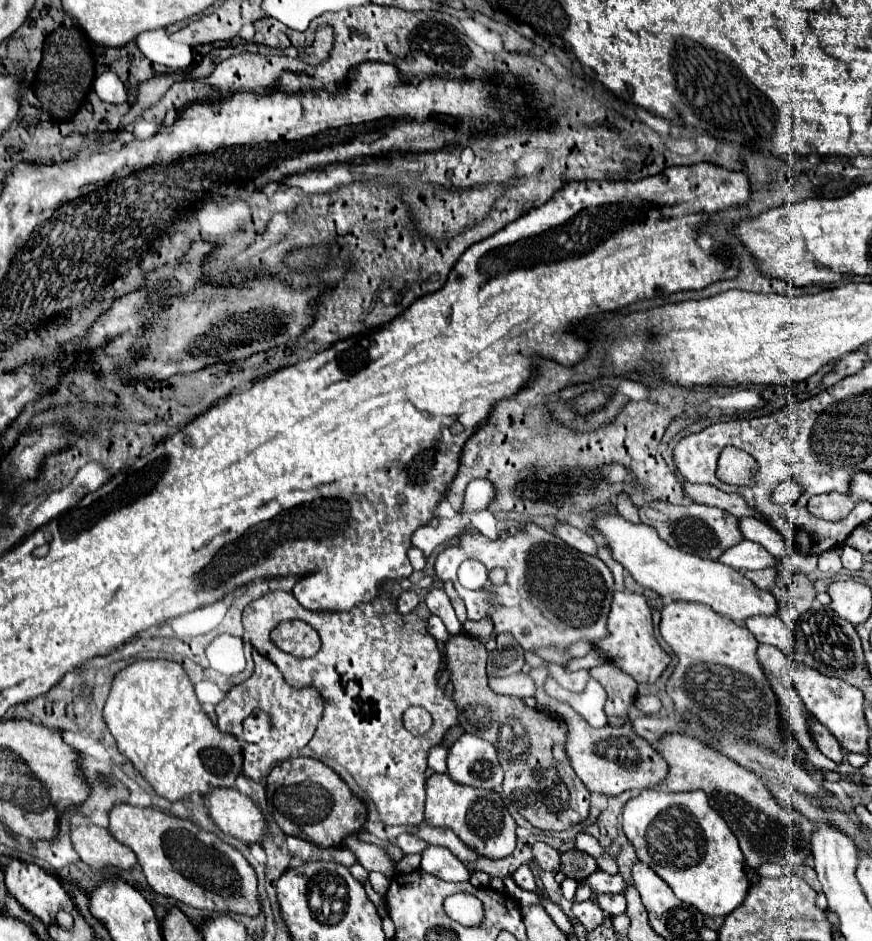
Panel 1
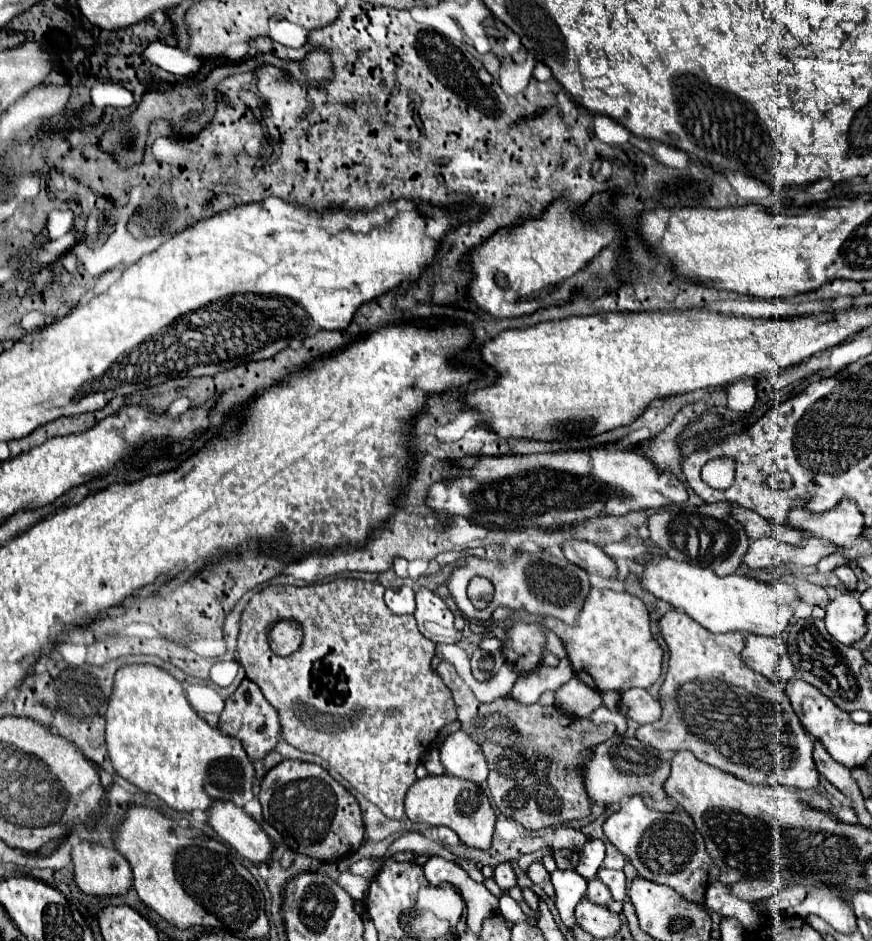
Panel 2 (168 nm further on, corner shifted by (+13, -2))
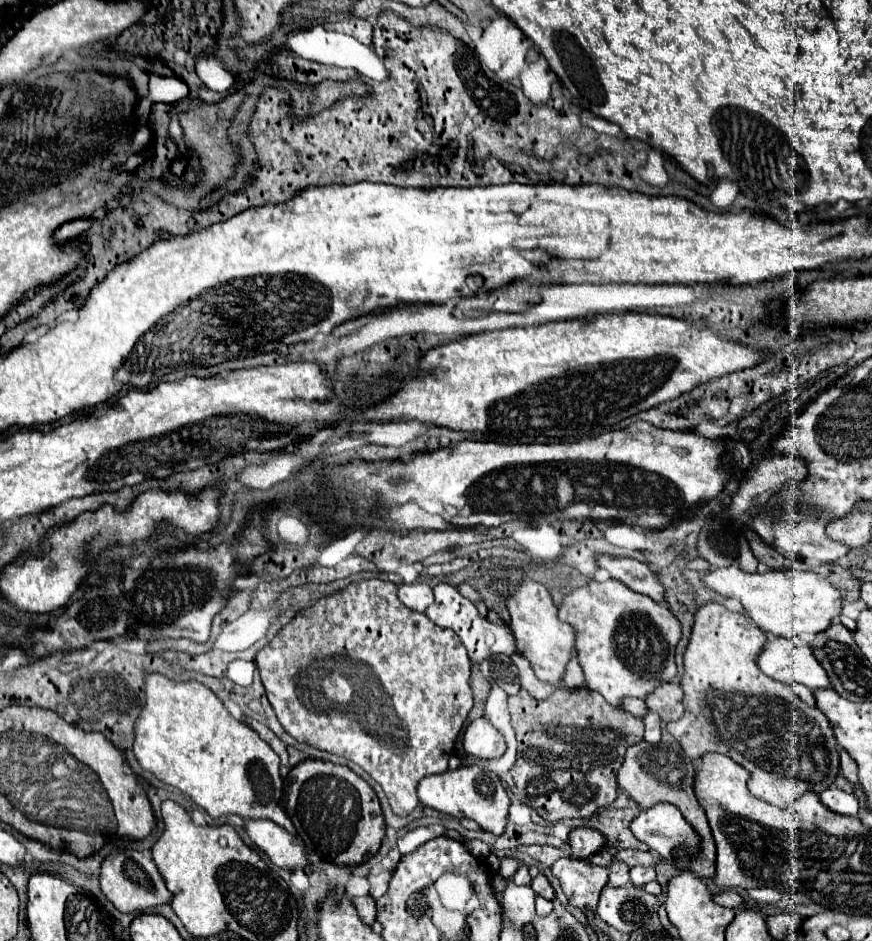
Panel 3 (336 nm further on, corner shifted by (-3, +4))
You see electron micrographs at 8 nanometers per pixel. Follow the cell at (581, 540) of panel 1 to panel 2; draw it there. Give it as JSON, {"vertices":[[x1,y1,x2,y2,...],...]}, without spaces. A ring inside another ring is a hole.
{"vertices":[[570,539,570,541,564,541,562,553,568,561,580,565,582,569,588,569,588,573,596,573,604,579,610,579,616,575,614,561,594,543,588,543,582,539]]}

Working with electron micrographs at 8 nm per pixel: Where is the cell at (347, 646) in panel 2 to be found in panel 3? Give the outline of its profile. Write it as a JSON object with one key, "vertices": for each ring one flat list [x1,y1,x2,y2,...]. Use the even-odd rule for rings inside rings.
{"vertices":[[364,579,364,581,348,585,344,591,338,591,336,595,318,599,310,609,304,609,288,625,284,625,278,631,278,635,264,649,258,651,256,665,258,665,258,671,260,671,262,683,266,687,266,697,270,701,270,705,274,707,276,717,282,723,282,727,300,743,312,745,312,747,316,747,320,751,328,751,328,753,346,757,348,761,360,765,384,789,392,811,396,815,406,817,420,803,418,795,416,795,418,781,422,777,426,777,426,775,448,771,448,759,452,755,454,741,456,741,458,733,462,731,462,725,466,721,468,711,472,709,472,689,470,689,470,659,468,659,466,649,460,643,458,635,454,635,448,629,436,627,426,615,412,615,412,611,408,611,398,601,396,591,398,591,398,587,394,583,390,583,390,581]]}

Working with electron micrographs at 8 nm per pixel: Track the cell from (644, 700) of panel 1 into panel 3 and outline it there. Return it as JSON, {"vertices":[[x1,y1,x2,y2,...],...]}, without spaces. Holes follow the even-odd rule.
{"vertices":[[662,683,650,697,648,697,648,709,656,711,664,723,678,721,684,715,682,707,682,687,676,683]]}

